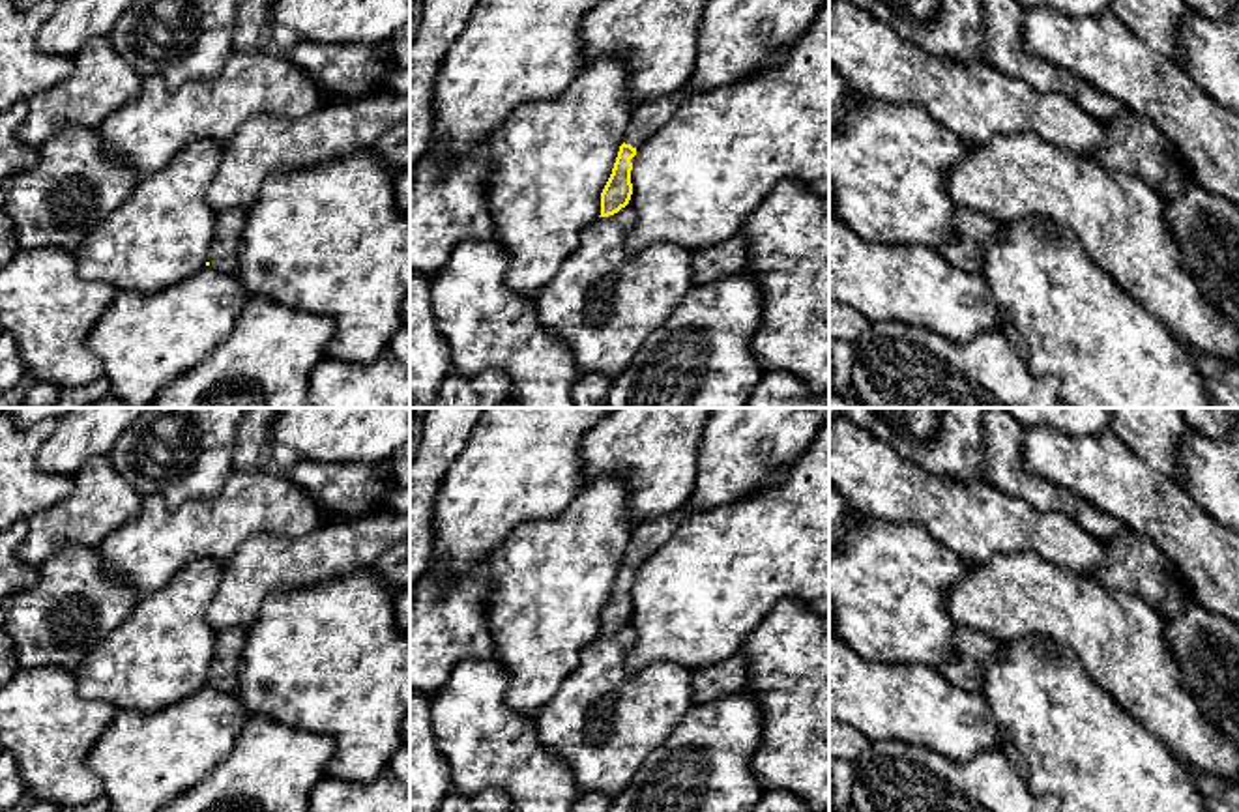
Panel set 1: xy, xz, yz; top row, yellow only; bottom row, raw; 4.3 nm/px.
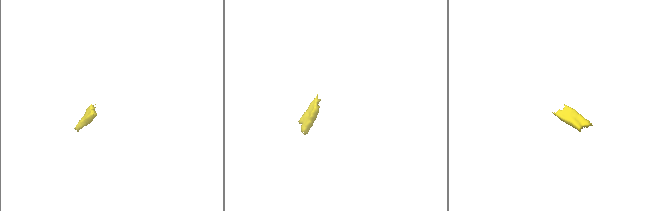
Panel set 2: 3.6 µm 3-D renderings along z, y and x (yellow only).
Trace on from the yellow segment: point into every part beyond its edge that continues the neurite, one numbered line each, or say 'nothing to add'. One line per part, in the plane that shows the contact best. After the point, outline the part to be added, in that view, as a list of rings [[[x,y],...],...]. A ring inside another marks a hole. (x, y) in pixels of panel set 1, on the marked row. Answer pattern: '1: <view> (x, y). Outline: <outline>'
1: xz (650, 116). Outline: [[[685,86],[661,101],[642,103],[631,120],[623,142],[638,152],[692,94],[694,92]]]

